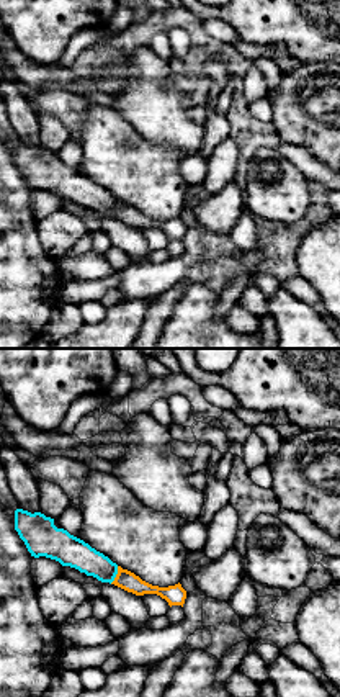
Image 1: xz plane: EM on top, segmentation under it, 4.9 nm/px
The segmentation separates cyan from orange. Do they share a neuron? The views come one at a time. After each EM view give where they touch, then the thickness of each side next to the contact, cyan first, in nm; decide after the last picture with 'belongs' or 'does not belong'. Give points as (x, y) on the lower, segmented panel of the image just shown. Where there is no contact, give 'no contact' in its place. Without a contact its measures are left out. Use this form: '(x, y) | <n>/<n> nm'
(116, 573) | 150/90 nm

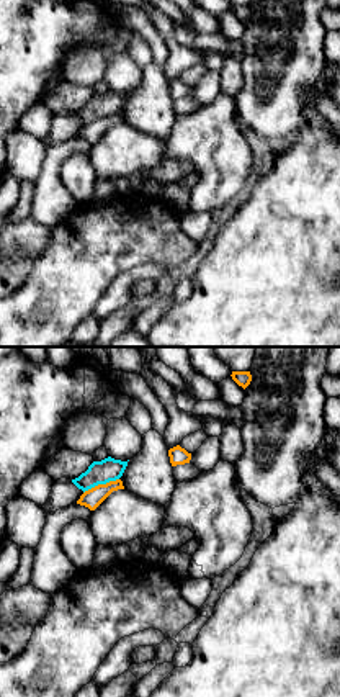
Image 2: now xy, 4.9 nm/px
(100, 483) | 120/90 nm

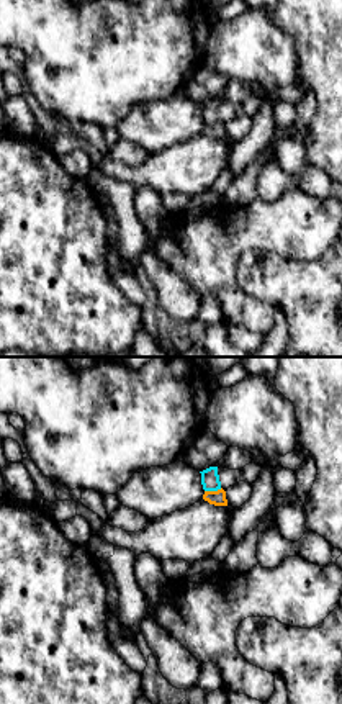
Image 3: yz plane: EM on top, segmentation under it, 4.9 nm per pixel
(213, 490) | 90/80 nm

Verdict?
does not belong

